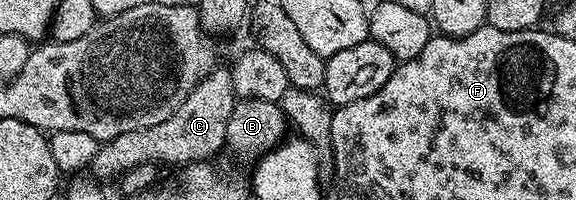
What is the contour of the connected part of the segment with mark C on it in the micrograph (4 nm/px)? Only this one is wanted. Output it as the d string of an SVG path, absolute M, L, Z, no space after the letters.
M229 68L211 69L210 74L191 91L188 99L176 107L174 114L164 119L164 123L156 123L156 127L144 127L140 131L124 131L124 135L116 135L111 141L101 142L99 151L94 156L93 176L98 179L117 179L132 167L144 163L183 167L190 162L213 158L213 153L218 153L221 149L223 151L226 145L225 131L235 100Z

